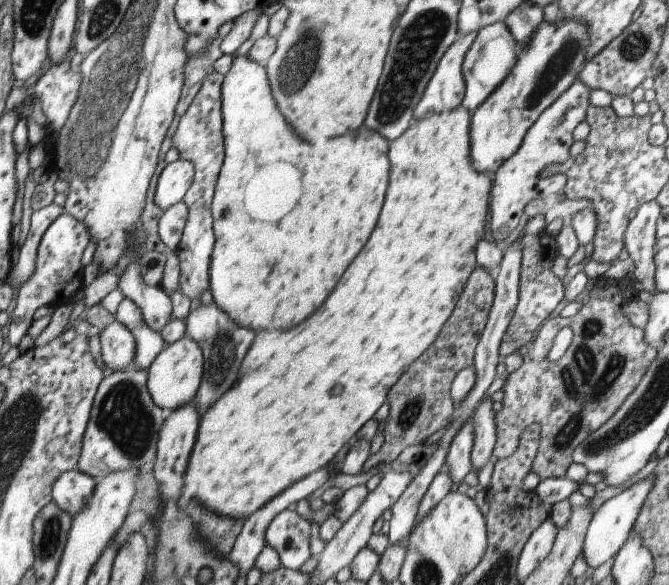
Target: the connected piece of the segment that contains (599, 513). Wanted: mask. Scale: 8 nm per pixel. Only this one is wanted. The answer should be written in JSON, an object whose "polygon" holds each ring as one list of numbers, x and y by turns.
{"polygon":[[649,472,639,482,635,482,631,488,621,490,621,493,603,502,592,513,581,549,581,556,583,556,583,560,585,560,587,566,595,569,600,564,603,564,603,562,607,562,627,542,628,533,632,529,637,513,641,506,643,506,645,498,647,498,649,490,651,490,651,486,653,486,653,472]]}

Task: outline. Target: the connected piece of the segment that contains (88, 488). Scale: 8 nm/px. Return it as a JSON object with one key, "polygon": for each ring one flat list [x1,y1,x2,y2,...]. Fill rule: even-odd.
{"polygon":[[76,469,64,472,52,484,52,500,65,514,75,516,89,502,95,483,94,478]]}

